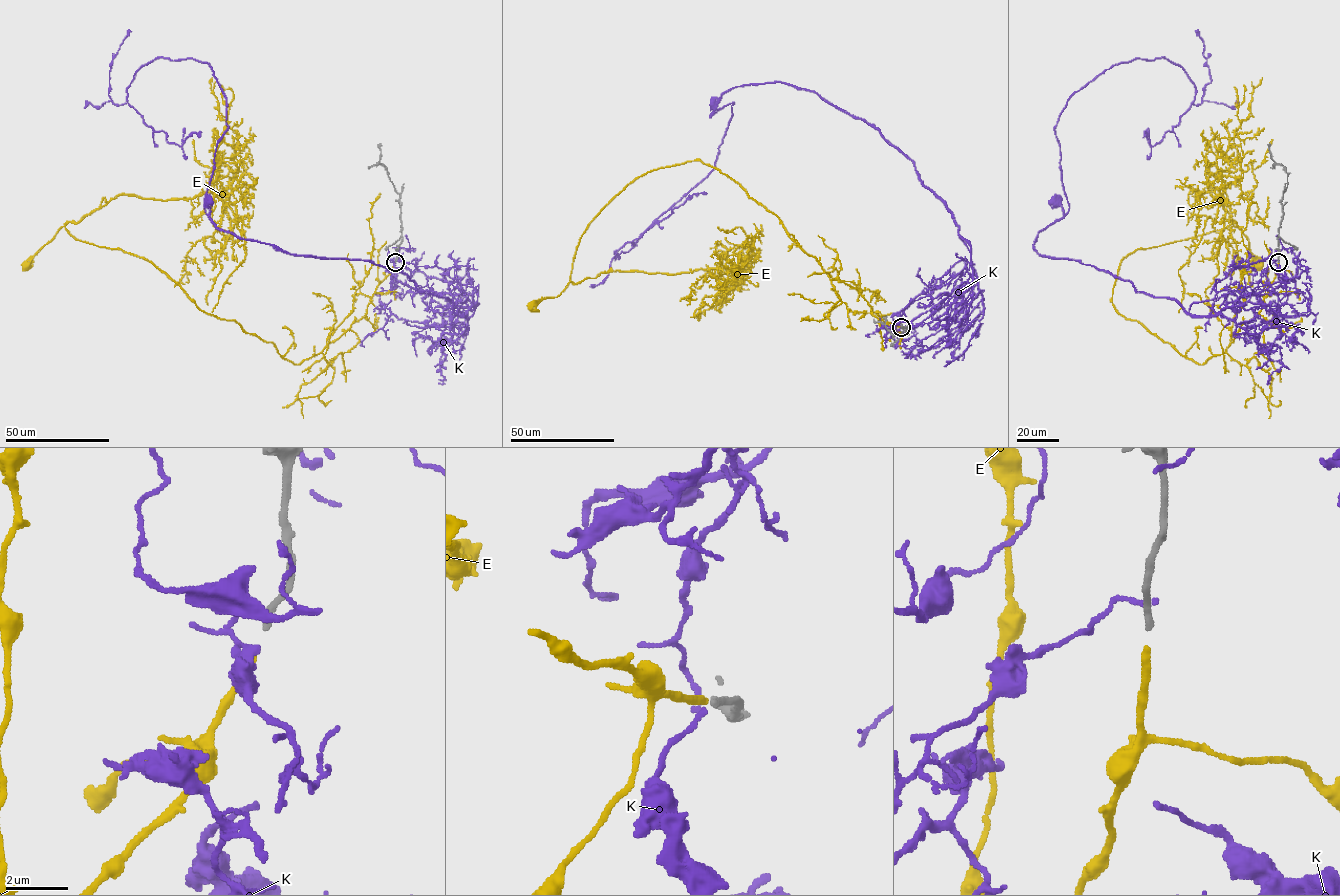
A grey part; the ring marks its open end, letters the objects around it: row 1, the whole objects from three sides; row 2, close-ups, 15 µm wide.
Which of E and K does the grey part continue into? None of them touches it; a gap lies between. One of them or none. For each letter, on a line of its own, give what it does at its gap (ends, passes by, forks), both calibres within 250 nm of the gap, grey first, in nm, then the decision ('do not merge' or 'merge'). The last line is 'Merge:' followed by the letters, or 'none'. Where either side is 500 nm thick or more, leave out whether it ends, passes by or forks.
E: it ends; calibres 220 and 240 nm; merge
K: it ends; calibres 220 and 170 nm; do not merge
Merge: E

